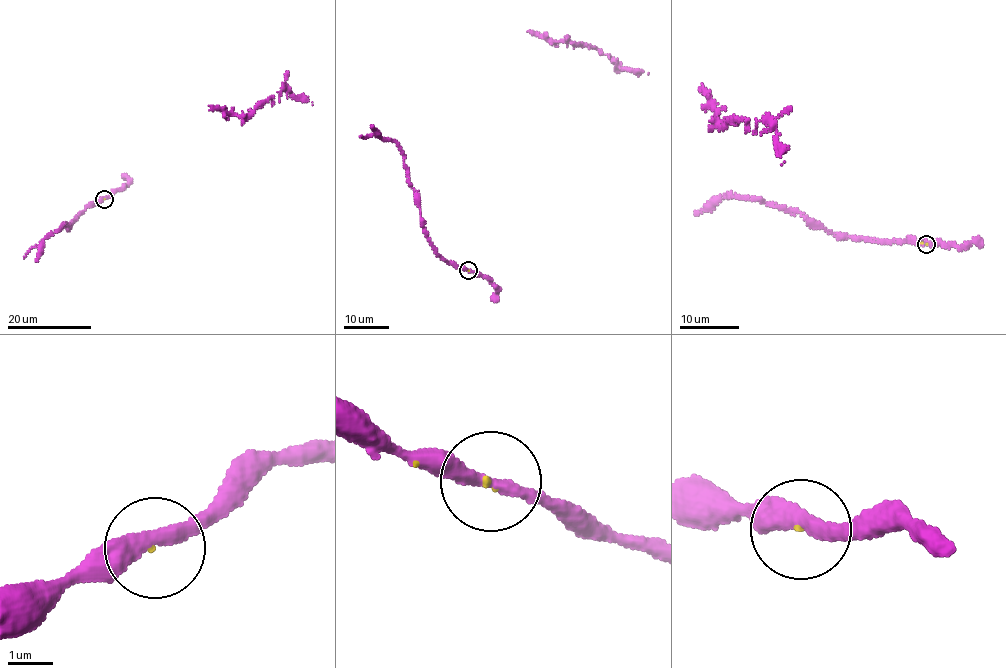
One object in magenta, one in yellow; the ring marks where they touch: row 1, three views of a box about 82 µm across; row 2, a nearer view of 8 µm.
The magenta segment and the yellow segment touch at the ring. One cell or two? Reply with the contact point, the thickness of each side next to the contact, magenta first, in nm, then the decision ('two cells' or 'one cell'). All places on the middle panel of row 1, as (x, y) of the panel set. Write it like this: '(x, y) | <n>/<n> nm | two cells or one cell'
(468, 270) | 360/50 nm | one cell

